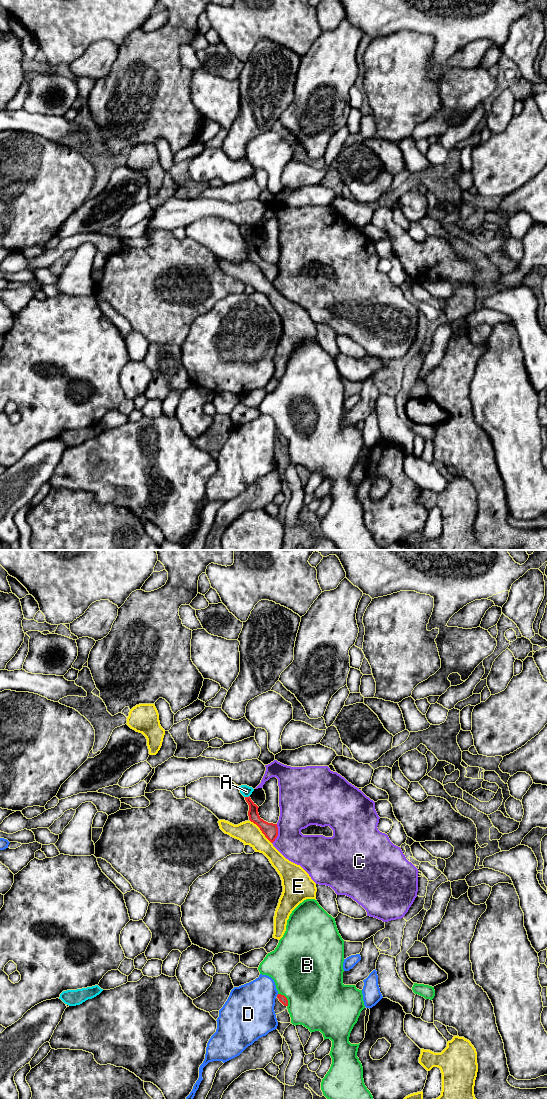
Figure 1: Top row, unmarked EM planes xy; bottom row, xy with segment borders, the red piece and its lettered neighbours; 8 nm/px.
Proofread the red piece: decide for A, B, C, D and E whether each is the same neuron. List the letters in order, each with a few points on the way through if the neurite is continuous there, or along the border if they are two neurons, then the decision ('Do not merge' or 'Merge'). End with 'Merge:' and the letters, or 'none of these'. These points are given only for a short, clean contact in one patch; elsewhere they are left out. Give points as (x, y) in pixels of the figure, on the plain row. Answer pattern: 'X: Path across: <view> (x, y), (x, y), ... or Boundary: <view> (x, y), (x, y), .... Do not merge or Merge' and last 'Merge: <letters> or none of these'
A: Boundary: xy (249, 235), (245, 237). Do not merge
B: Do not merge
C: Do not merge
D: Do not merge
E: Do not merge
Merge: none of these

